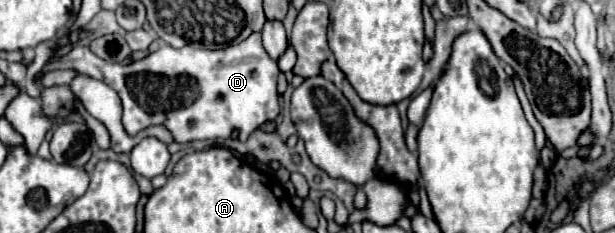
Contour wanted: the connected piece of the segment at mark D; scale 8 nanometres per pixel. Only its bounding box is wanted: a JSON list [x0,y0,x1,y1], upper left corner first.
[39,32,279,142]

